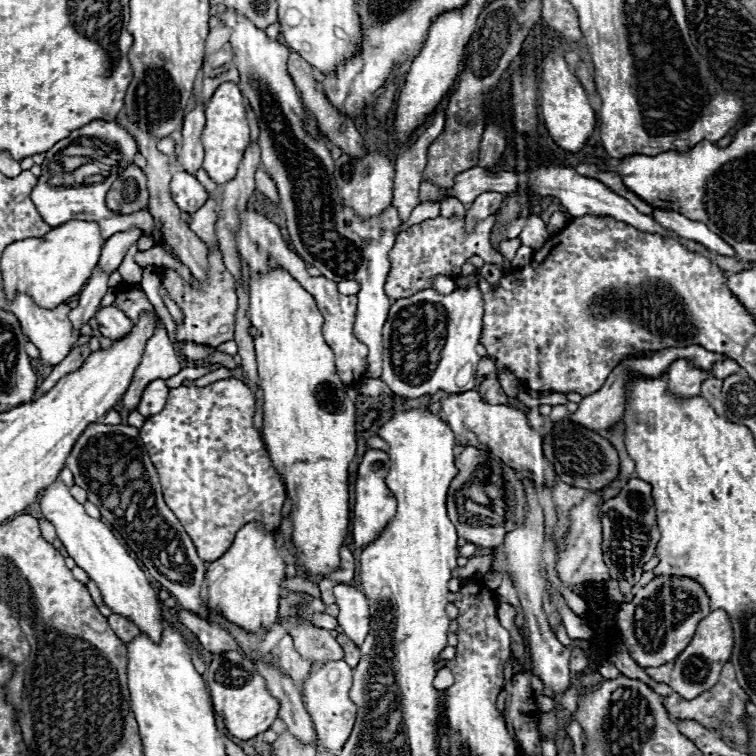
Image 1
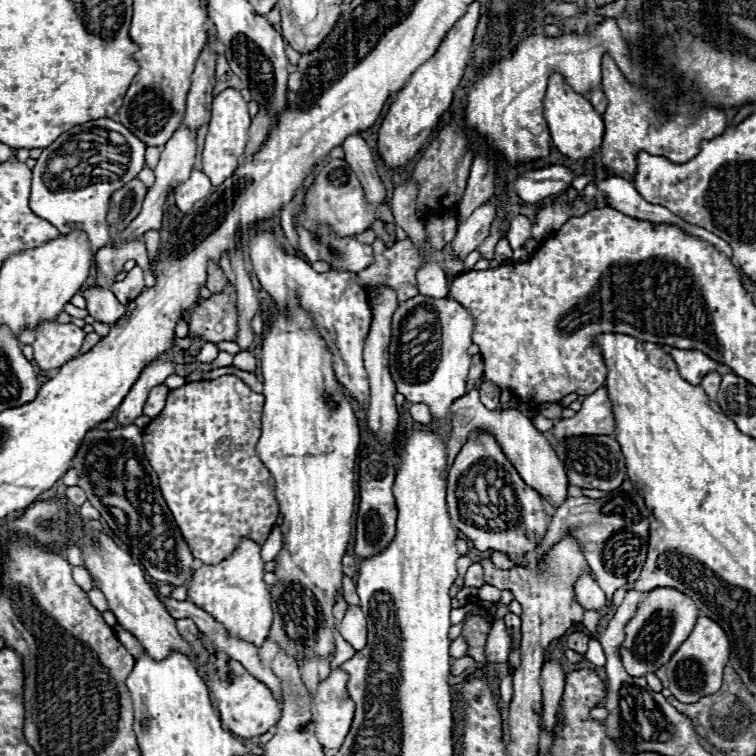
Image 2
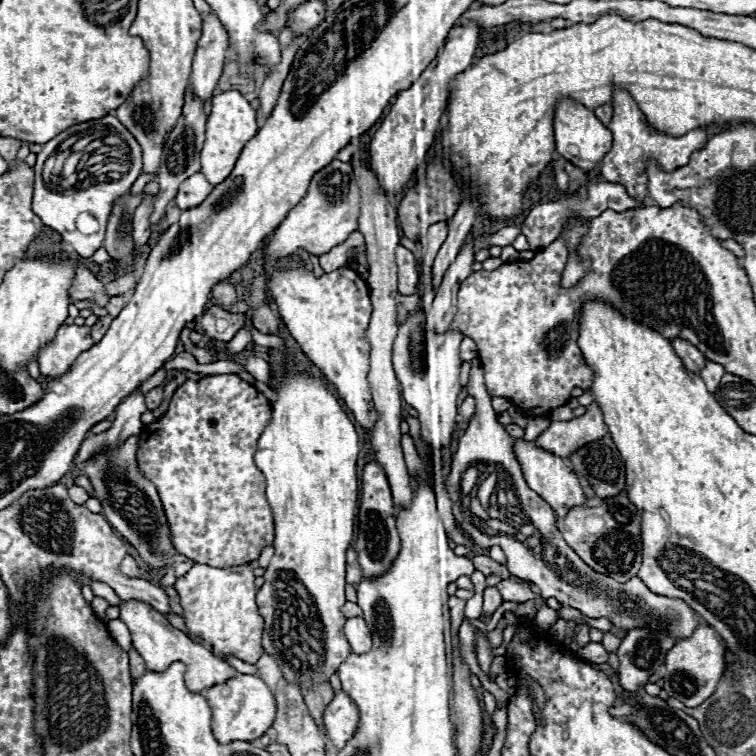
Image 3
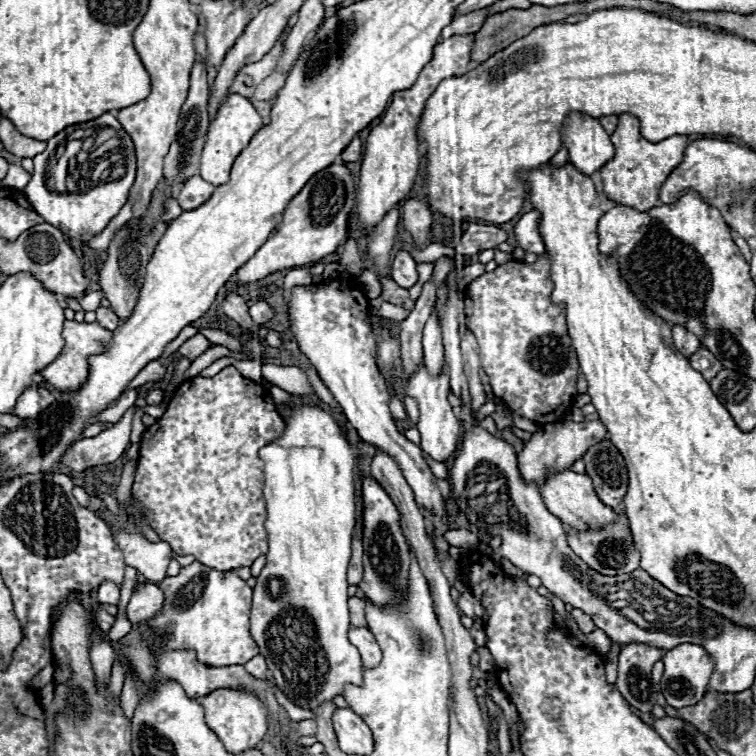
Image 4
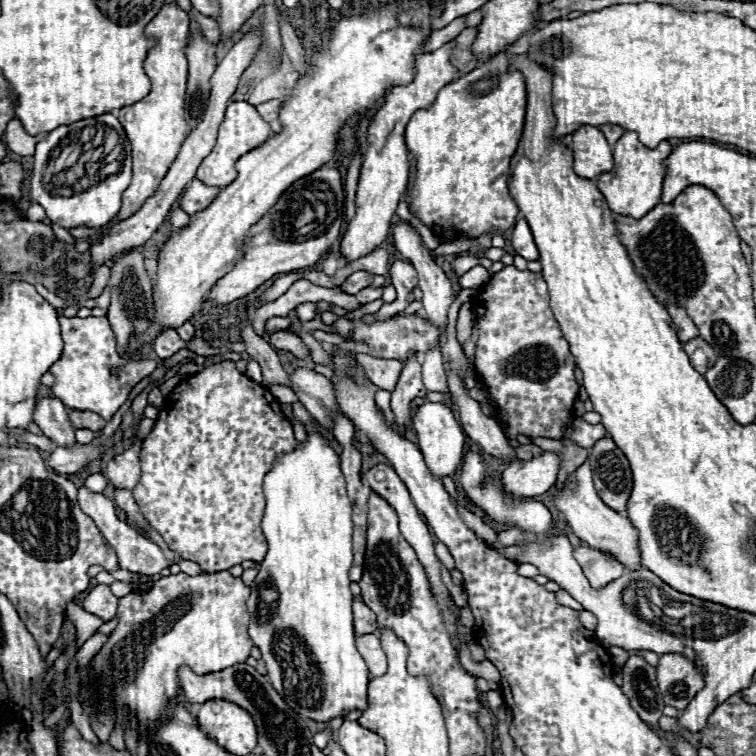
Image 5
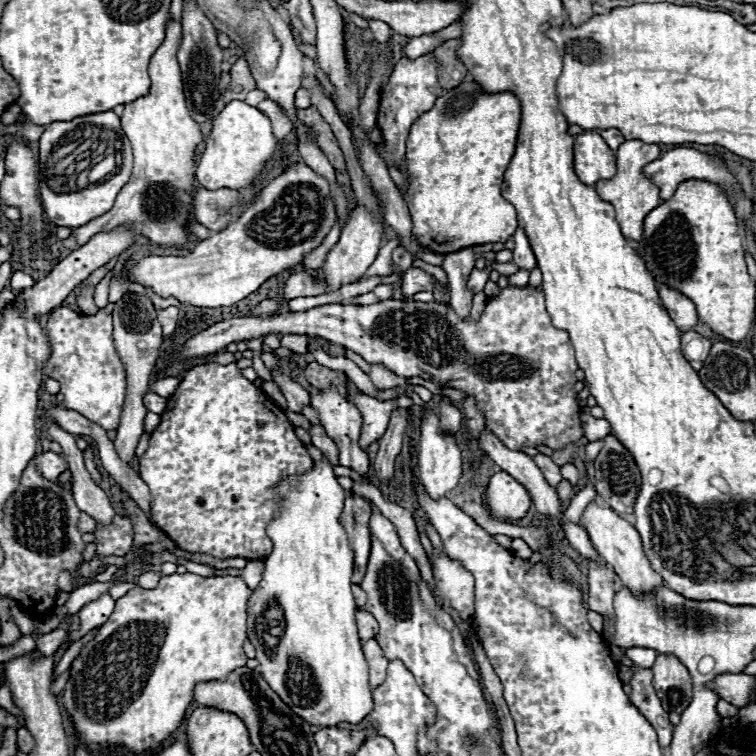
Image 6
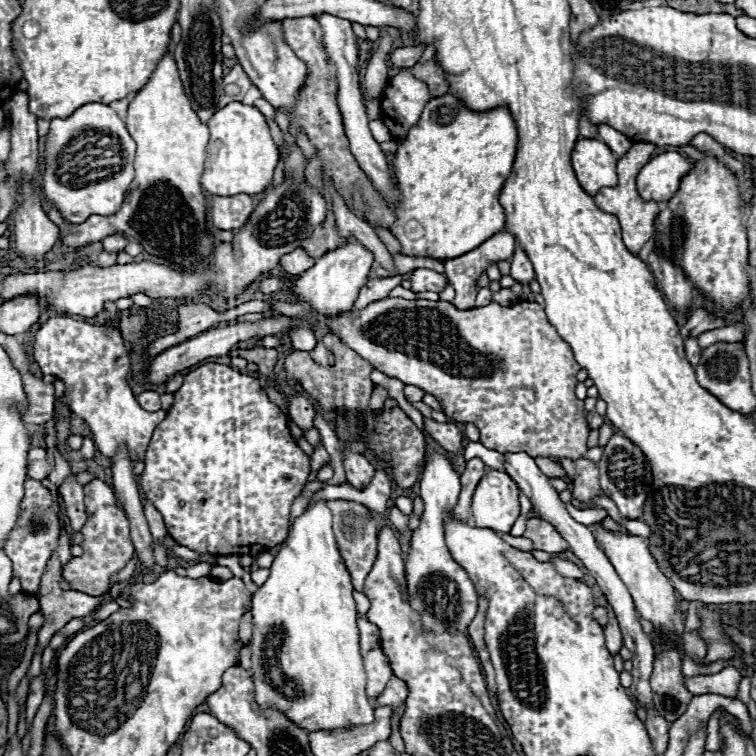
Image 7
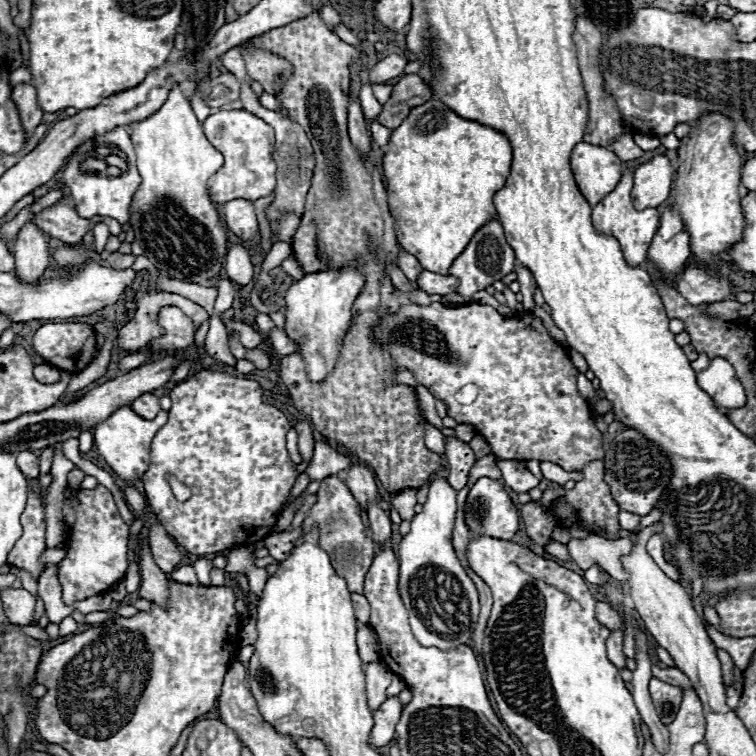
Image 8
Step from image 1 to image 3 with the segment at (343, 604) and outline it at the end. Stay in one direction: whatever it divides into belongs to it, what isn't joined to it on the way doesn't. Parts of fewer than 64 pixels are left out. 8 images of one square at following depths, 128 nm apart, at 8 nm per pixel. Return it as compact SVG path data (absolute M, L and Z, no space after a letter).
M348 618L344 624L344 634L346 634L354 654L364 654L370 650L372 638L370 638L370 630L368 630L364 618Z

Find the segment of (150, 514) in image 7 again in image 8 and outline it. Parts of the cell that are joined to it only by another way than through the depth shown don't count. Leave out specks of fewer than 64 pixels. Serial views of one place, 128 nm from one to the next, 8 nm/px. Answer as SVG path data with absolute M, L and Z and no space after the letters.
M154 522L154 524L150 526L148 540L150 540L150 546L152 546L152 554L154 554L156 564L158 564L164 572L172 572L174 566L180 562L182 552L178 550L178 546L174 544L174 540L168 536L166 528L164 528L160 522Z

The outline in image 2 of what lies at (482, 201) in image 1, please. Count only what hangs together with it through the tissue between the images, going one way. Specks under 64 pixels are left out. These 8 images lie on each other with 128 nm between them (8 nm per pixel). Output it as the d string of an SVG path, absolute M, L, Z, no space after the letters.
M484 202L484 206L478 206L460 226L452 240L452 248L458 258L466 258L472 250L480 246L480 242L488 236L490 222L496 218L496 204Z

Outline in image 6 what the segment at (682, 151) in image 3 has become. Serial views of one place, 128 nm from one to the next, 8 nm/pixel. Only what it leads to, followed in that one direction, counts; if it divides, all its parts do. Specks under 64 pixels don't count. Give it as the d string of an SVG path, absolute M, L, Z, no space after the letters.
M626 140L620 144L620 148L616 150L616 176L610 178L610 180L600 180L596 184L596 192L600 194L602 200L610 202L616 210L616 220L622 228L622 234L626 238L632 238L632 240L640 240L642 238L642 224L644 224L644 218L650 210L654 210L656 206L660 206L660 196L658 196L658 186L644 176L642 168L660 158L662 156L662 150L658 144L644 144L640 140Z

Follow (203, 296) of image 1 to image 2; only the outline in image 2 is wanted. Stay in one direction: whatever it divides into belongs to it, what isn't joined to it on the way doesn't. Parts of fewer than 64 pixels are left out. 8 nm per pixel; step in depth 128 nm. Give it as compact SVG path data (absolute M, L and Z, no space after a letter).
M228 282L228 286L220 294L212 294L210 298L202 298L190 310L188 320L188 336L200 338L206 342L224 342L236 340L236 290Z

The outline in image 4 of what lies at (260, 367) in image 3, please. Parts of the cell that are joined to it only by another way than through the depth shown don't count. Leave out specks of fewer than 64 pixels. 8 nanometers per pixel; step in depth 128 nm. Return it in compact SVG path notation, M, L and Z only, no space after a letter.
M262 364L262 378L290 394L296 396L314 396L312 386L308 384L306 374L296 366L276 366L276 364Z

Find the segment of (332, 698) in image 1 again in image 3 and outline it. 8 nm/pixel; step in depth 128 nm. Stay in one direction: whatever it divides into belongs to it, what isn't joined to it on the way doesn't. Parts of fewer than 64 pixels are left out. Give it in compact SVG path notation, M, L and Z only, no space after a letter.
M342 690L336 692L334 700L324 710L324 728L328 740L332 740L332 744L342 750L344 744L354 736L358 722L360 716L352 698L348 698Z

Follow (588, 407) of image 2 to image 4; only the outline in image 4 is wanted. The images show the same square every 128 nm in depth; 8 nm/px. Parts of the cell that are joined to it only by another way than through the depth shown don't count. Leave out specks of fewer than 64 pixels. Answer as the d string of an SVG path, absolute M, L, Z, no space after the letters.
M558 420L554 424L542 426L538 432L532 434L532 438L524 444L524 450L518 454L518 466L520 466L522 478L526 482L536 482L540 486L550 472L570 468L574 460L584 456L584 450L588 450L588 446L602 442L606 434L608 432L600 420L582 420L582 422Z

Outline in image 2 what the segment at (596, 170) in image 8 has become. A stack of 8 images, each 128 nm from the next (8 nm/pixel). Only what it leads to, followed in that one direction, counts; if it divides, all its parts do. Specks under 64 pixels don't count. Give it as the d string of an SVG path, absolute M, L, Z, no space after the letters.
M554 72L548 80L548 92L544 98L544 116L550 128L550 136L554 146L568 158L586 158L590 156L602 142L604 124L600 114L592 108L592 104L578 92L574 92L562 74Z

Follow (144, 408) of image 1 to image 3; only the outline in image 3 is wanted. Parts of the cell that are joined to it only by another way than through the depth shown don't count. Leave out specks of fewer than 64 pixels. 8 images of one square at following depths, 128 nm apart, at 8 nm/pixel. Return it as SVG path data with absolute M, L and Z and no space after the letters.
M156 386L146 394L146 406L148 410L156 410L164 400L164 386Z

